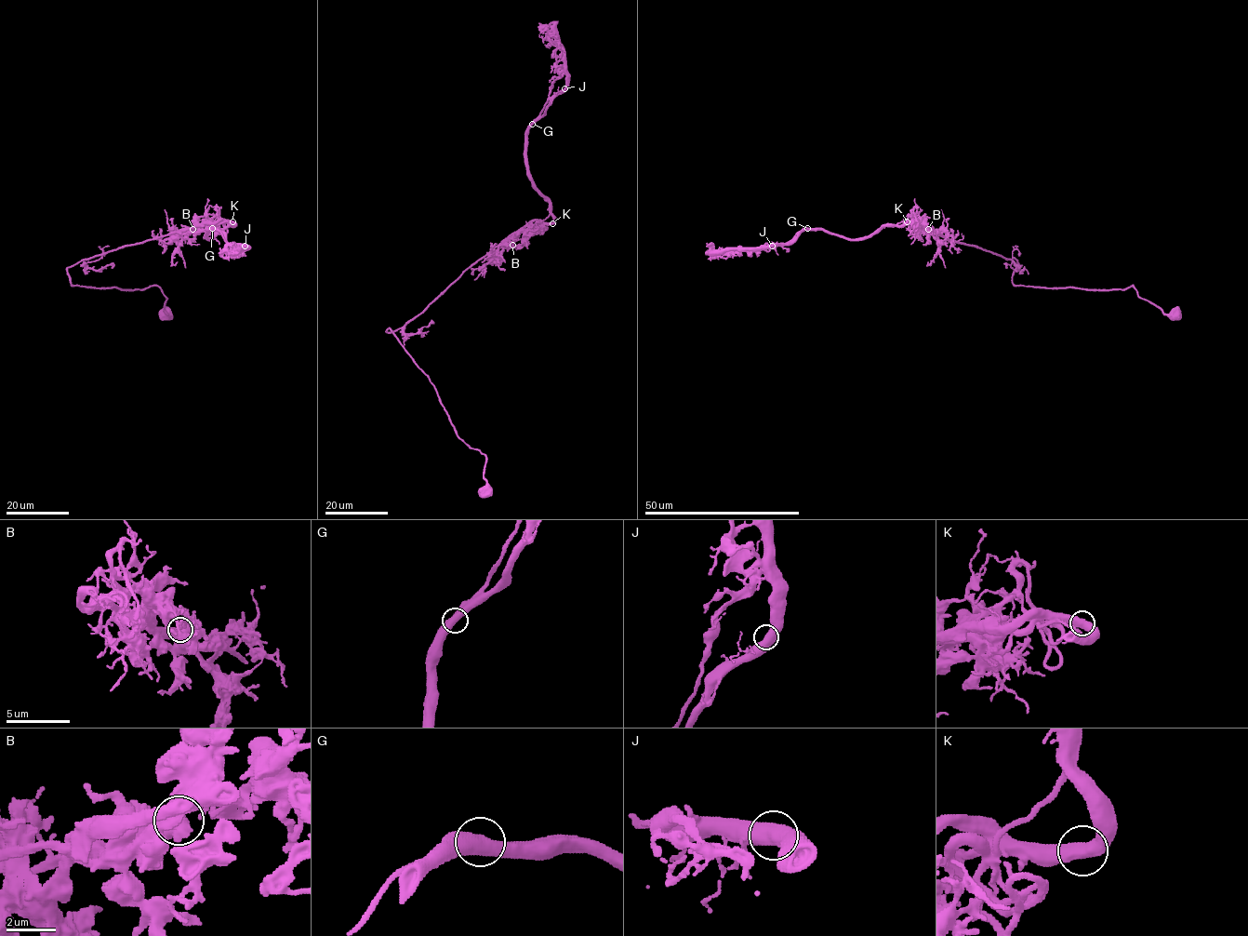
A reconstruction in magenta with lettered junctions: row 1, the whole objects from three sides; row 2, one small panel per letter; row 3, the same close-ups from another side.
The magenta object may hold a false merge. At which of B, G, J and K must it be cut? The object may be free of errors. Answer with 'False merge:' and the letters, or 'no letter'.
False merge: G

